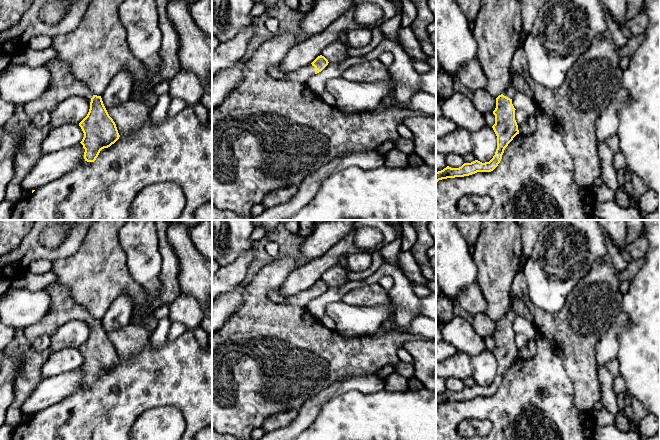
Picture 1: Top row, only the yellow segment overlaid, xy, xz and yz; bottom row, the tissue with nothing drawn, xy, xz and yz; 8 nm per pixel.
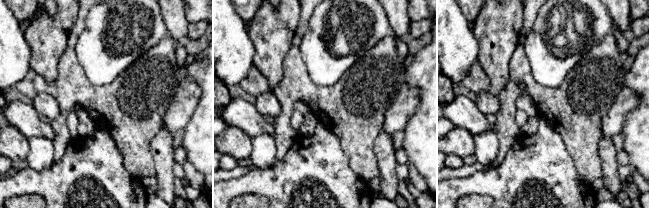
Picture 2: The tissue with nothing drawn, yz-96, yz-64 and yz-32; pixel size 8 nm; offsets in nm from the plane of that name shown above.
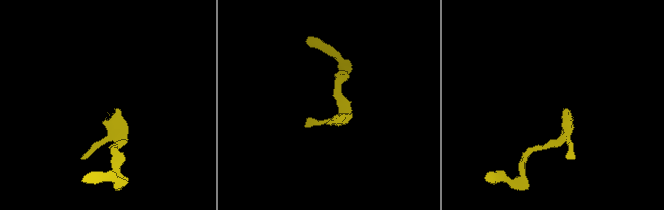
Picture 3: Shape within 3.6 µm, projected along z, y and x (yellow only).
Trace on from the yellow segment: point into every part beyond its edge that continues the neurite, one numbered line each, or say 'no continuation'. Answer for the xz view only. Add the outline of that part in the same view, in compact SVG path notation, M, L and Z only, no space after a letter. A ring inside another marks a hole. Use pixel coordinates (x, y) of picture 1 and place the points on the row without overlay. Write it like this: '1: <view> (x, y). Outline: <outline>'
1: xz (269, 357). Outline: M278 257L267 264L248 284L243 306L212 335L212 428L221 434L252 440L251 433L262 427L268 417L293 409L299 411L309 398L341 379L377 373L384 366L399 361L397 352L406 343L424 339L409 332L377 337L345 337L336 329L324 326L308 312L308 304L315 299L315 291L311 287L292 296L283 296L285 303L272 301L268 292L279 293L286 279L300 265L300 259L296 257Z

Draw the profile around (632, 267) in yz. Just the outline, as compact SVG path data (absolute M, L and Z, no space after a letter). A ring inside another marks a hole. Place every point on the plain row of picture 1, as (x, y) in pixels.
M644 258L636 261L632 260L630 263L628 263L625 270L616 270L616 274L618 275L620 281L630 281L635 276L636 272L644 265L644 263Z

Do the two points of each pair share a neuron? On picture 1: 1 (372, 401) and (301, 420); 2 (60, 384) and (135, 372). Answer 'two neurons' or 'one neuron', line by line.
1: two neurons
2: two neurons

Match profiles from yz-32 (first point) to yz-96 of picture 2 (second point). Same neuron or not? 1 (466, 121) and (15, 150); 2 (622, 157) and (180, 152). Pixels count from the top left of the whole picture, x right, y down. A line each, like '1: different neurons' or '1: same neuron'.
1: different neurons
2: same neuron

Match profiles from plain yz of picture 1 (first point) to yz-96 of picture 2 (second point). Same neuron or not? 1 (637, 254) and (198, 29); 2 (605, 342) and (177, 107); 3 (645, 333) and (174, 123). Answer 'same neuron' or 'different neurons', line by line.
1: same neuron
2: same neuron
3: different neurons

